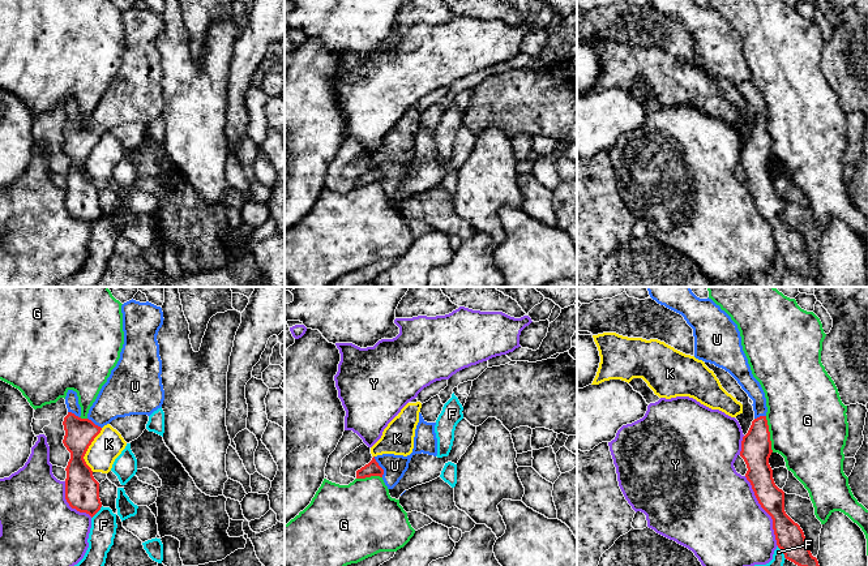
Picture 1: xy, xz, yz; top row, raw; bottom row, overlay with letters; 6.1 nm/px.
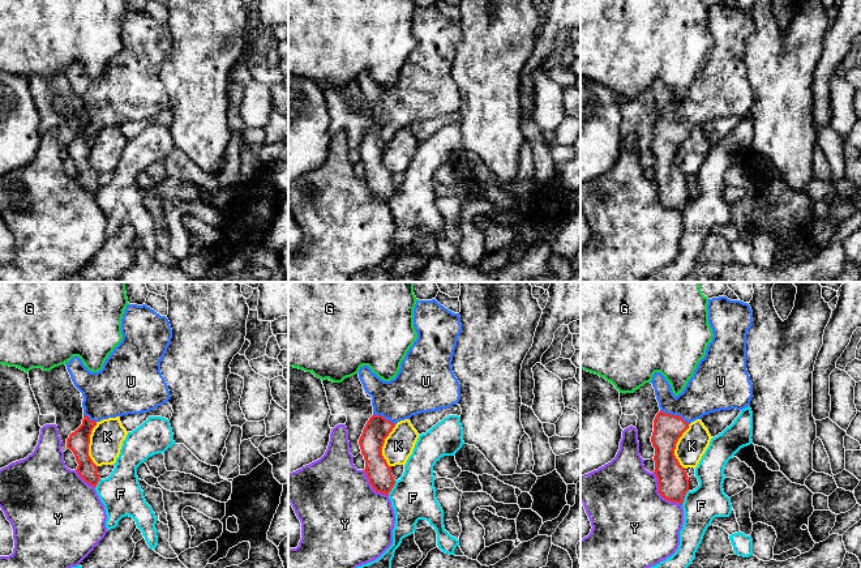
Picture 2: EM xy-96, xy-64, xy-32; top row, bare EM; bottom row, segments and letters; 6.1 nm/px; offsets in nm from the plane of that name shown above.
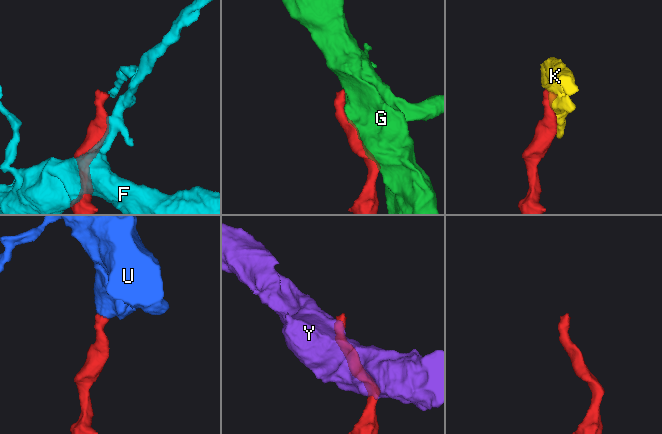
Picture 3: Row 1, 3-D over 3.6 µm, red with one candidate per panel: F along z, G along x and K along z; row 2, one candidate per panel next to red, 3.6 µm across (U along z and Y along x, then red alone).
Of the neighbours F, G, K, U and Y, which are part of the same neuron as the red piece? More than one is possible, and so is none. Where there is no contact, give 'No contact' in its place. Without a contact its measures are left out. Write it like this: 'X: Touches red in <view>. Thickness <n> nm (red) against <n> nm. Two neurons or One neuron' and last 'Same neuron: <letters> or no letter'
F: Touches red in yz. Thickness 180 nm (red) against 80 nm. Two neurons
G: Touches red in yz. Thickness 190 nm (red) against 480 nm. Two neurons
K: Touches red in xy. Thickness 200 nm (red) against 180 nm. Two neurons
U: Touches red in xz. Thickness 90 nm (red) against 140 nm. One neuron
Y: Touches red in yz. Thickness 180 nm (red) against 480 nm. Two neurons
Same neuron: U

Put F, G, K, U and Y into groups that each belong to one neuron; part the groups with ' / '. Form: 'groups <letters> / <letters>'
groups F / G / K / U / Y

